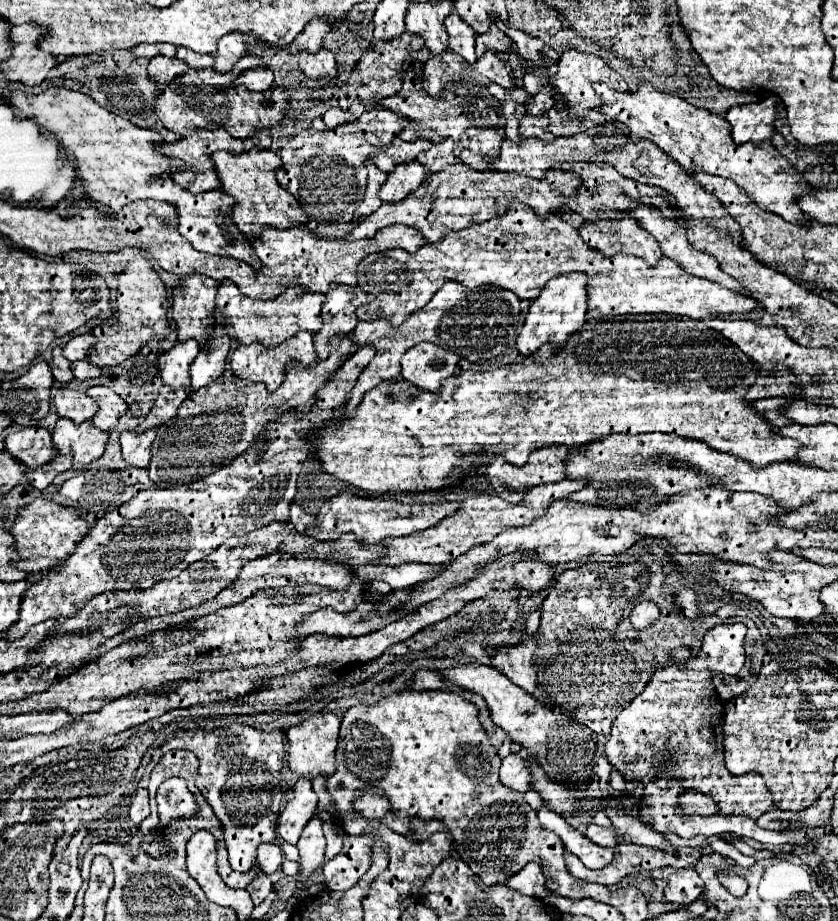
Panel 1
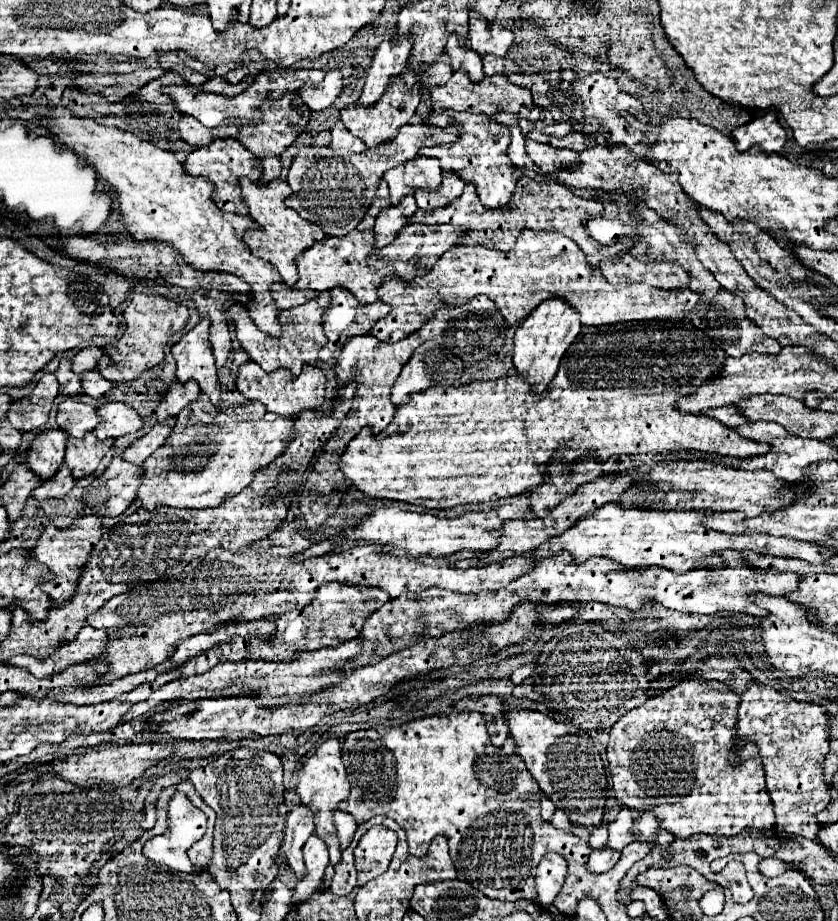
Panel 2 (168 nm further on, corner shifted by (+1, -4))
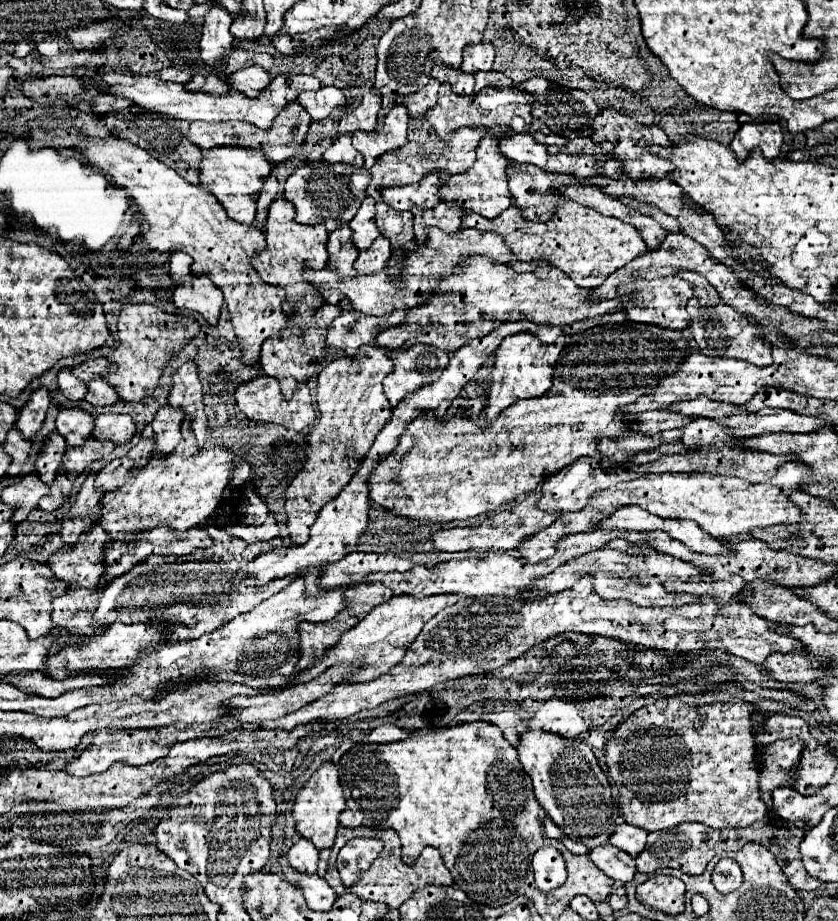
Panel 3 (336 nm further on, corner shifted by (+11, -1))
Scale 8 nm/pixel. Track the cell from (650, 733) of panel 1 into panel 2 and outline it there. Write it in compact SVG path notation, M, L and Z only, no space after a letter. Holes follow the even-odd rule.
M691 679L625 713L611 727L607 743L607 761L613 775L615 799L629 809L641 813L651 811L657 817L659 827L679 839L687 839L695 833L735 837L743 829L755 827L765 831L775 827L775 813L765 791L765 773L759 749L753 741L739 737L735 731L739 703L741 697L725 683ZM731 751L737 751L739 763L729 761Z

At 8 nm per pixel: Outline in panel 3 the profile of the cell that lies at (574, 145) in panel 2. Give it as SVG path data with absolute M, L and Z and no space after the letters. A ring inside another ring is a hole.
M575 138L569 140L565 146L551 146L549 152L565 152L565 154L597 154L603 152L591 138Z

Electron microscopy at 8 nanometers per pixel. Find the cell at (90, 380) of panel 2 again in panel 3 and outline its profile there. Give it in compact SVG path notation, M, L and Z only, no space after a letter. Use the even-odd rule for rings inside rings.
M93 378L87 384L85 400L89 404L93 404L93 406L107 406L107 404L115 404L117 402L117 394L109 384L105 384L103 378Z

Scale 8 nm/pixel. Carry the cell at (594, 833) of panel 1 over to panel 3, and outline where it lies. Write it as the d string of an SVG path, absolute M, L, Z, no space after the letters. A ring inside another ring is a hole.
M623 822L623 824L615 826L615 832L609 836L609 844L625 850L627 854L631 854L635 858L645 848L645 838L647 838L645 830L633 828L631 824Z

